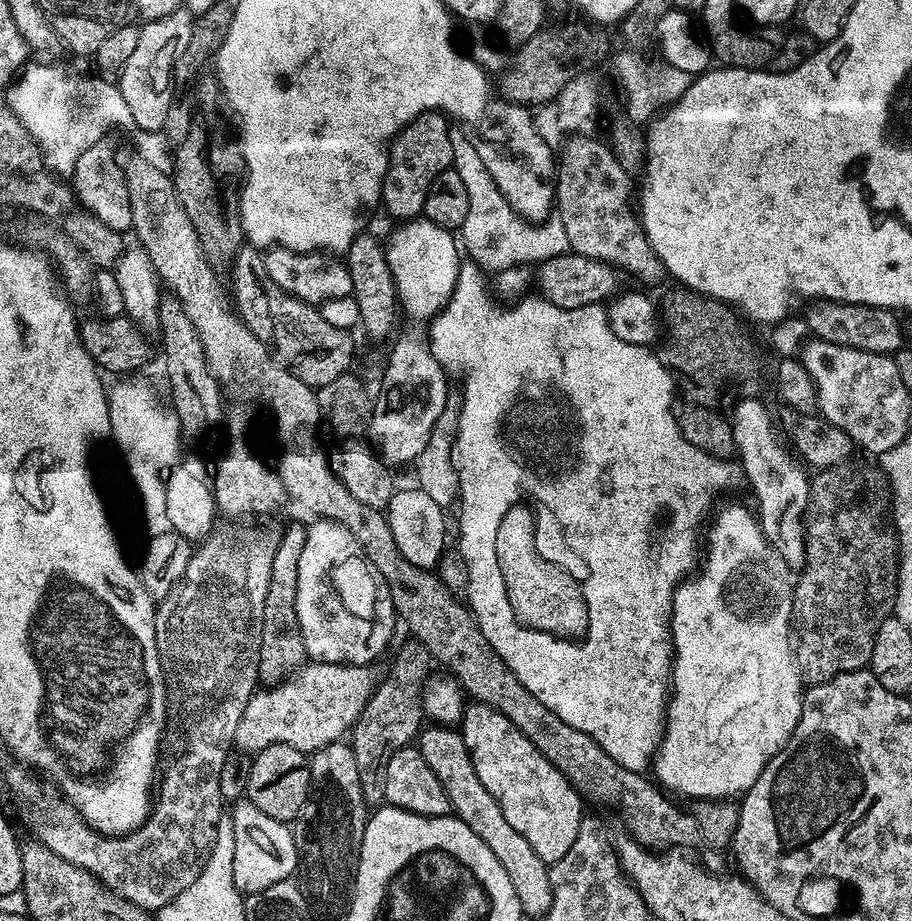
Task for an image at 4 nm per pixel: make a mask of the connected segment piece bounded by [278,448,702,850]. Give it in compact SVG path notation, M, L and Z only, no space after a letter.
M300 448L300 452L281 451L278 471L288 472L288 484L292 484L292 488L312 488L312 492L324 492L324 488L328 488L328 496L308 496L312 508L320 508L320 518L333 520L354 534L376 575L384 580L395 615L412 631L409 633L414 639L426 648L429 657L444 667L441 669L451 673L463 691L469 697L472 695L473 701L498 710L498 714L506 714L506 718L510 718L510 722L530 738L538 754L553 764L585 801L593 800L600 808L616 808L617 818L628 831L625 833L636 843L649 850L691 849L696 846L692 844L699 845L702 840L700 827L691 811L679 812L667 800L669 797L659 783L648 781L649 777L643 772L618 766L618 762L614 762L614 758L610 758L594 738L582 734L582 730L574 730L574 726L566 726L554 710L546 710L546 706L542 706L542 702L538 702L538 698L518 682L515 674L492 649L467 603L449 590L435 571L419 568L406 560L394 542L394 533L385 513L367 500L354 498L336 475L324 472L324 466L330 460L320 460L320 453L304 452L304 448Z

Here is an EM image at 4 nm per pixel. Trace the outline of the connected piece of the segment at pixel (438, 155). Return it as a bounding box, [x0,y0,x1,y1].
[383,110,453,218]

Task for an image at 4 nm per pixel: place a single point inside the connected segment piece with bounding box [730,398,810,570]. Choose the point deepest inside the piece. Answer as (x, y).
(779, 484)

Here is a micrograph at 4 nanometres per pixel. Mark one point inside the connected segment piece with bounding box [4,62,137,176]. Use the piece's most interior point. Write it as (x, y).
(39, 97)

